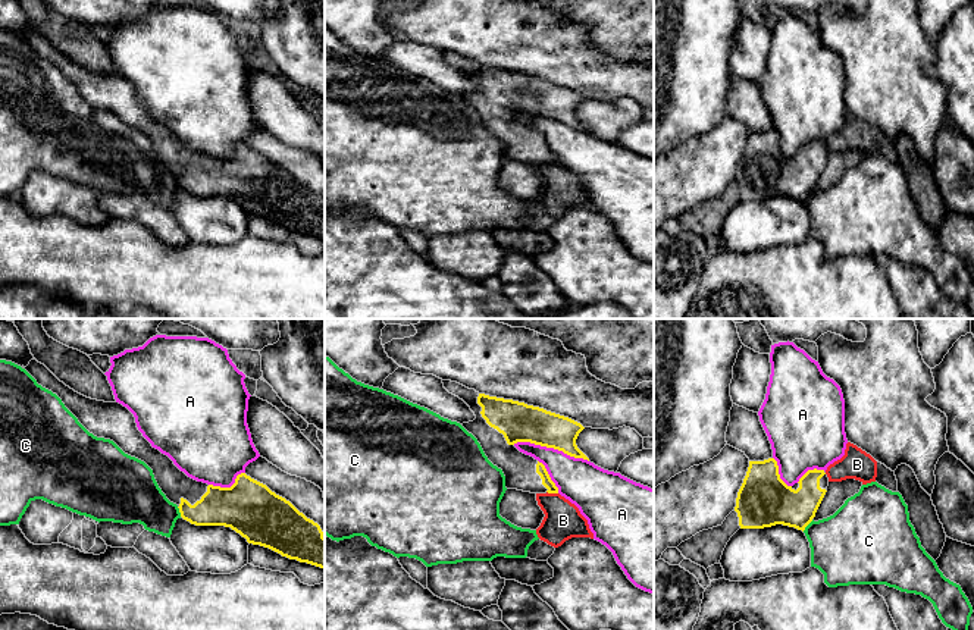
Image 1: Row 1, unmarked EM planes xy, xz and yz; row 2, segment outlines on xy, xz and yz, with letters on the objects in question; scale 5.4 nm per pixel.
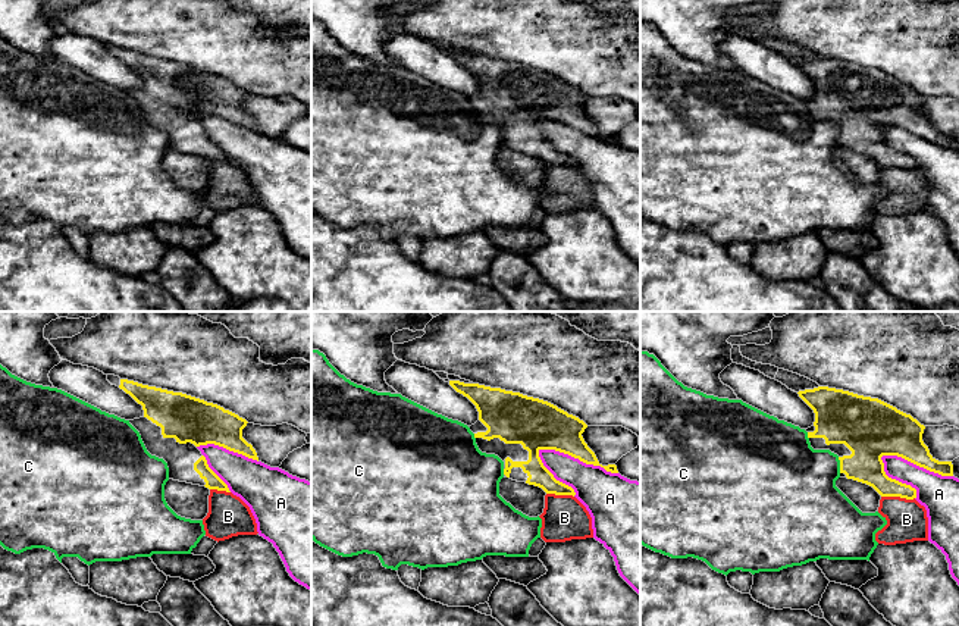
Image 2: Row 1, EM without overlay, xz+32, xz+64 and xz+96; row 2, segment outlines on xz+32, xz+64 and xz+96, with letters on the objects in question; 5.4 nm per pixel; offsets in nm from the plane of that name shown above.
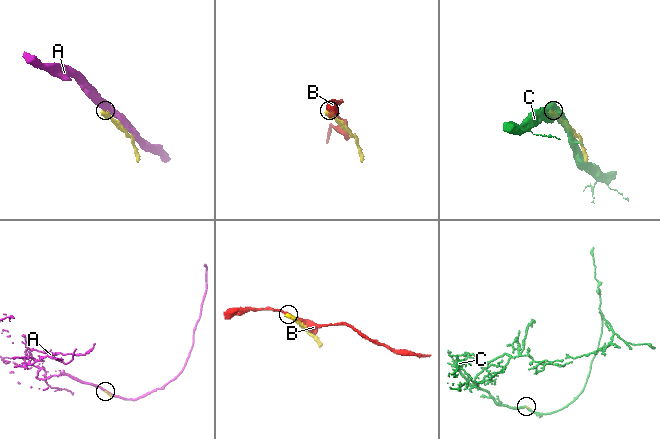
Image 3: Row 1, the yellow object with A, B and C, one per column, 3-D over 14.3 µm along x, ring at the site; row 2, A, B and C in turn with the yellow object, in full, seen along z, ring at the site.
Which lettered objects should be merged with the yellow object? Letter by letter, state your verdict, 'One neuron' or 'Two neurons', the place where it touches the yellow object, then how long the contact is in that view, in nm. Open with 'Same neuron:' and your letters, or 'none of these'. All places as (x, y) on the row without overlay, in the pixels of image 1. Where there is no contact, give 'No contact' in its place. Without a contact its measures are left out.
Same neuron: none of these
A: Two neurons. Touches yellow at xz (551, 118). Shared border 420 nm
B: Two neurons. Touches yellow at xz (553, 163). Shared border 70 nm
C: Two neurons. Touches yellow at yz (807, 196). Shared border 90 nm

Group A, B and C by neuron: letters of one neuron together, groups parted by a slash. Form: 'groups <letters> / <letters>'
groups A / B / C

